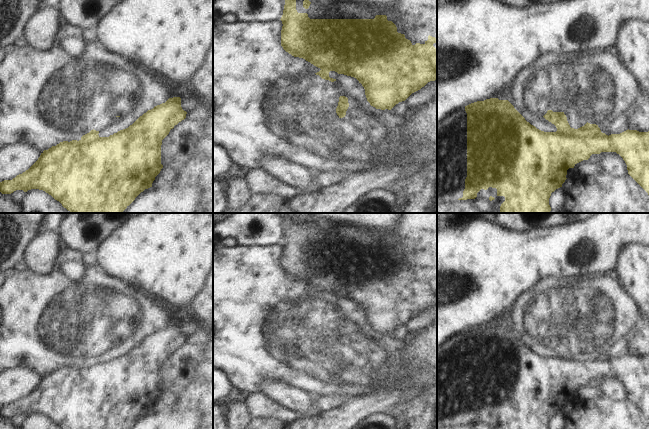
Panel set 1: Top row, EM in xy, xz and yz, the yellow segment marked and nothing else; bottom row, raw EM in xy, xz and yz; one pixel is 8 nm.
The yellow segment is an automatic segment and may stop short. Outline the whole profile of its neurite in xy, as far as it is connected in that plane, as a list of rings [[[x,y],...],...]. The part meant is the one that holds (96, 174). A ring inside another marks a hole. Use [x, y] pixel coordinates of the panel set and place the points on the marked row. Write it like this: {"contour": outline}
{"contour": [[[169,98],[165,103],[155,106],[140,116],[128,128],[109,137],[100,137],[99,131],[91,130],[79,141],[63,141],[44,150],[38,160],[25,172],[12,180],[0,182],[0,192],[11,194],[16,190],[27,192],[31,189],[43,190],[59,201],[72,213],[122,213],[145,189],[152,187],[155,177],[160,173],[162,140],[179,122],[186,118],[187,112],[181,107],[181,98]]]}

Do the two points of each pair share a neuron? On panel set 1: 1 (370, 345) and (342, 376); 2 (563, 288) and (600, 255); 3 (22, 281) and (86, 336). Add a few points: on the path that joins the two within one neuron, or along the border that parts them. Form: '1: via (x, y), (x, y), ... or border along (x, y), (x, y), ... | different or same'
1: via (362, 353), (347, 368) | same
2: border along (602, 274), (590, 272), (585, 276), (555, 278) | different
3: via (38, 297), (42, 301), (50, 301), (70, 321) | same

